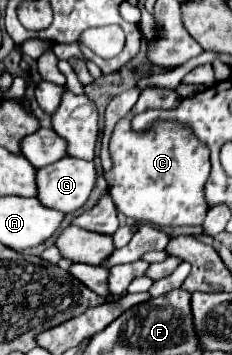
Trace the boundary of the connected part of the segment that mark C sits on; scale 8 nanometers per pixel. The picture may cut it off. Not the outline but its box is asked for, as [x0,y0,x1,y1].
[104,88,210,226]

